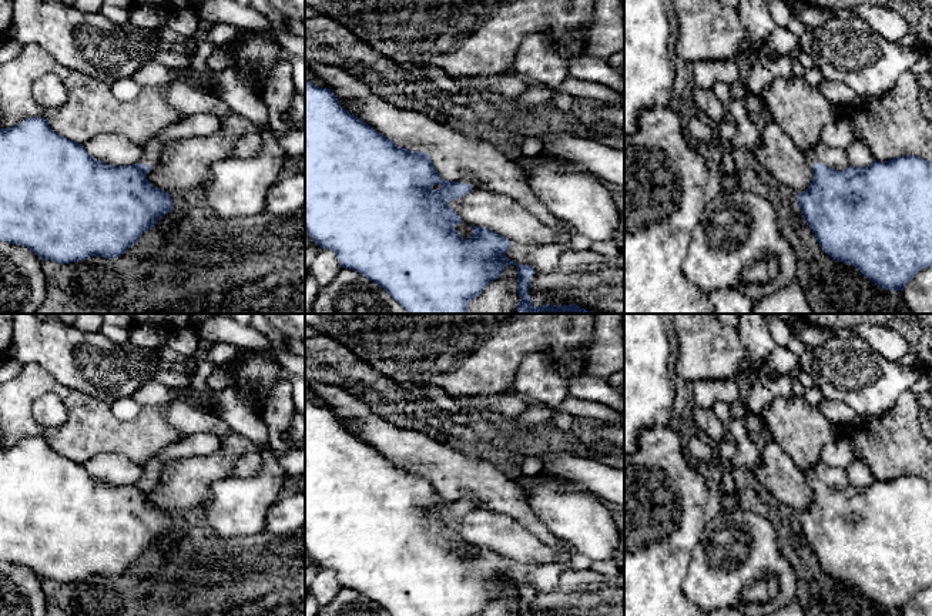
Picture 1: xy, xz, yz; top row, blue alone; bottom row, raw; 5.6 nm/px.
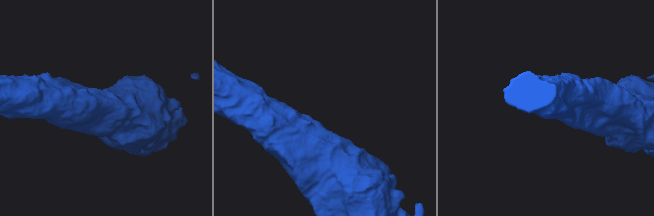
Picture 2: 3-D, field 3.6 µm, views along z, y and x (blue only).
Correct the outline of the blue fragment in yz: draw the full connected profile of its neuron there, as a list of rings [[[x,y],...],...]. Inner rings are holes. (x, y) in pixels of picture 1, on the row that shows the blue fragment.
[[[812,147],[802,150],[802,158],[814,170],[808,188],[797,195],[798,208],[825,254],[855,267],[864,277],[889,291],[902,291],[919,271],[932,267],[932,161],[903,155],[838,171],[818,163]]]

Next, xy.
[[[30,117],[14,127],[0,128],[0,241],[27,247],[41,260],[60,264],[80,262],[90,257],[121,257],[164,214],[172,211],[172,194],[147,180],[168,144],[150,140],[140,163],[117,167],[94,158],[83,144],[54,133],[44,117]]]

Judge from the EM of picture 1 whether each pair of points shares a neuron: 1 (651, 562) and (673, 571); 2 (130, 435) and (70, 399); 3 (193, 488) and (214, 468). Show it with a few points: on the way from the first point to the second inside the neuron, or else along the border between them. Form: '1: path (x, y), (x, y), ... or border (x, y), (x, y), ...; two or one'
1: path (657, 563), (667, 566); one
2: path (116, 435), (107, 435), (84, 412); one
3: path (198, 482), (208, 472); one

